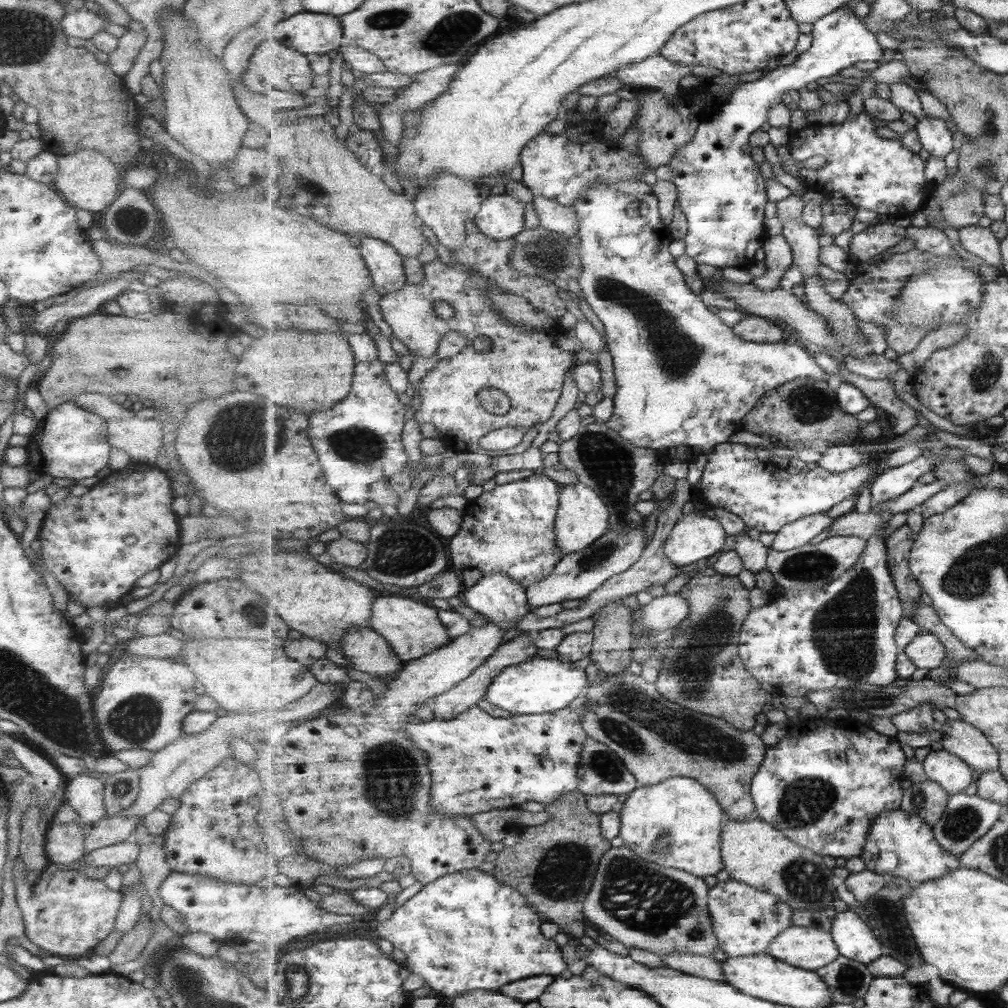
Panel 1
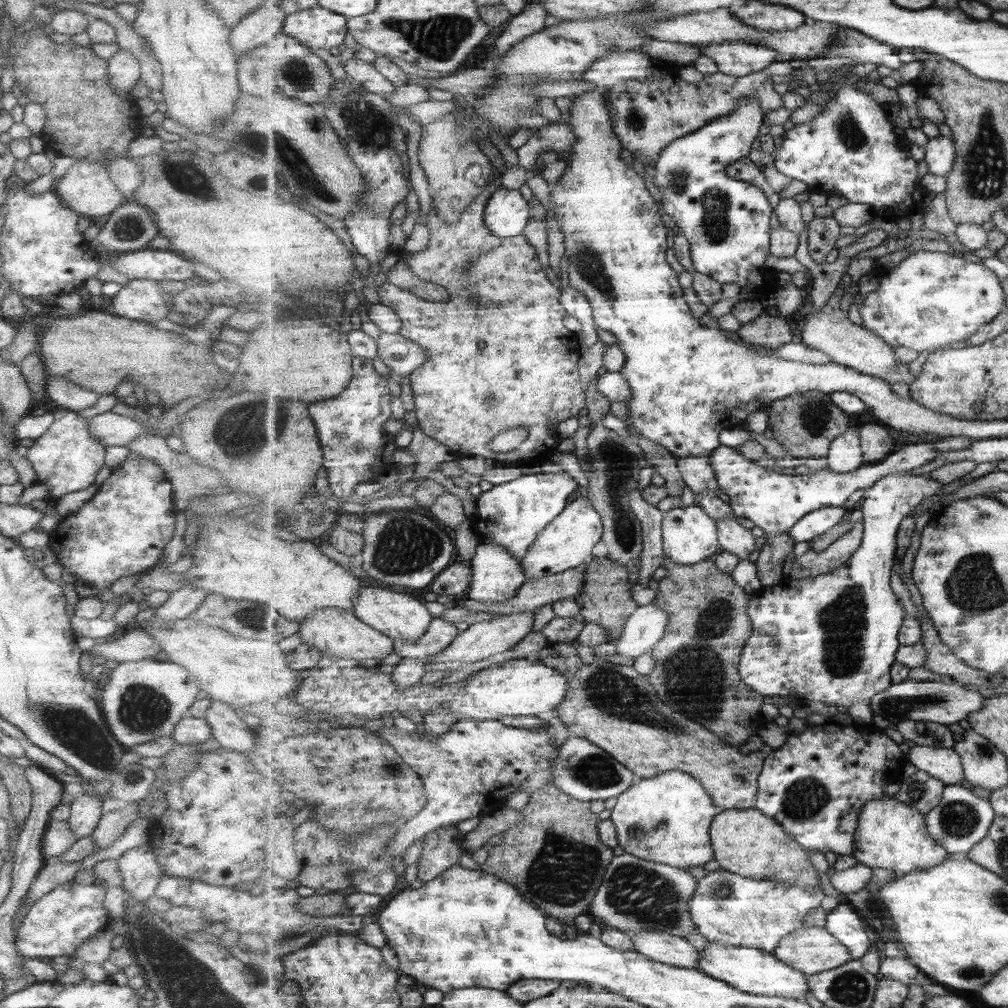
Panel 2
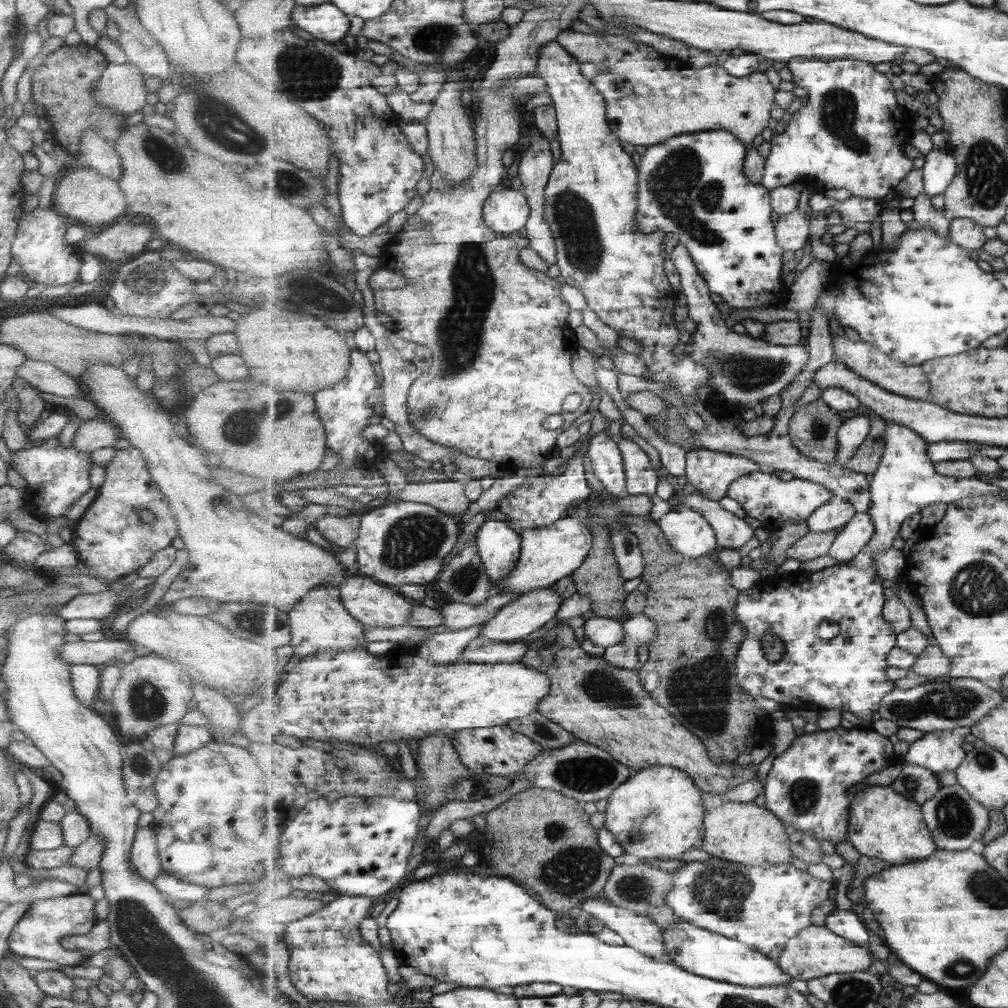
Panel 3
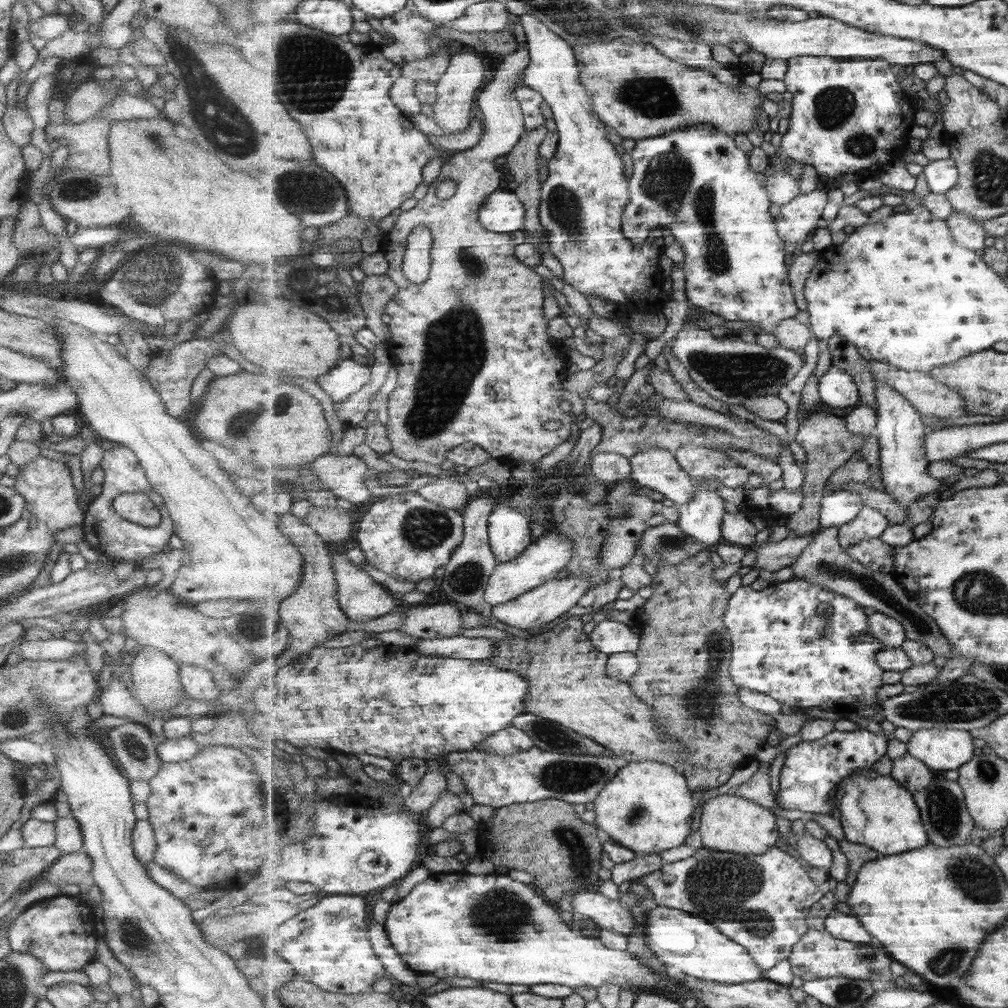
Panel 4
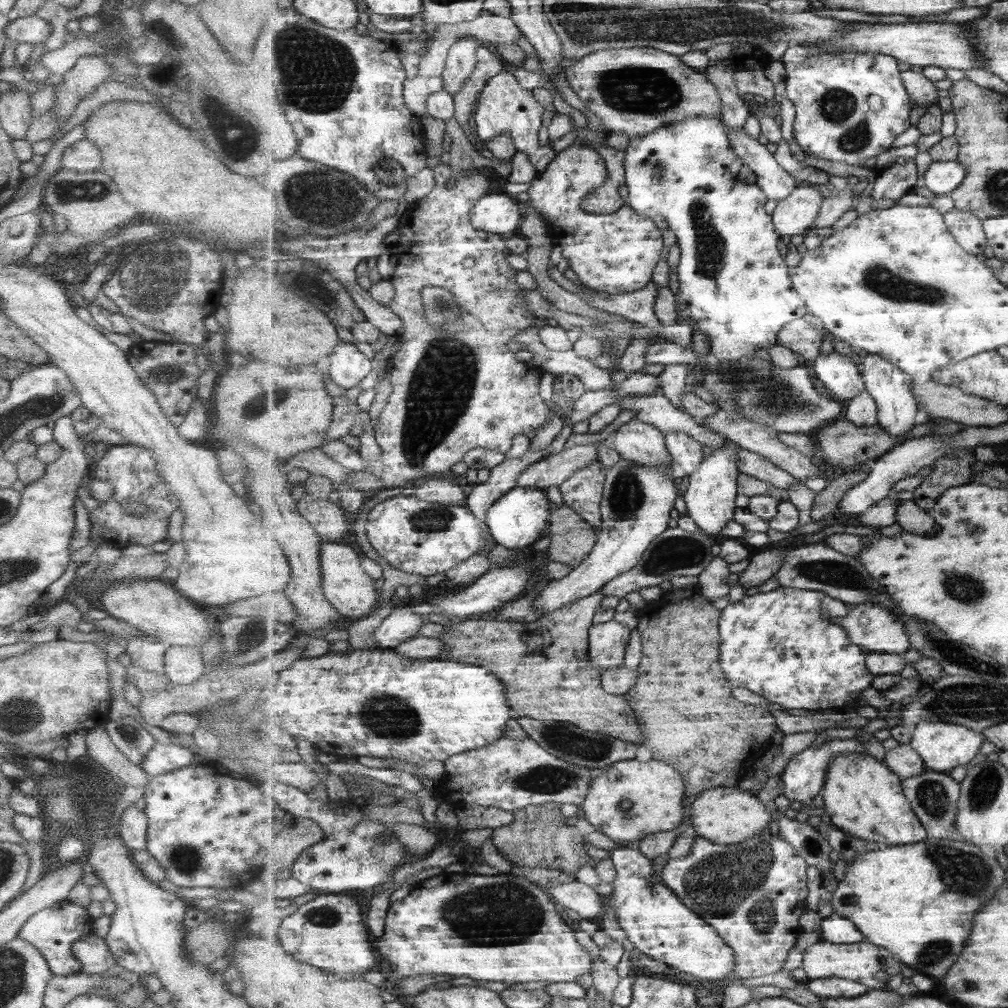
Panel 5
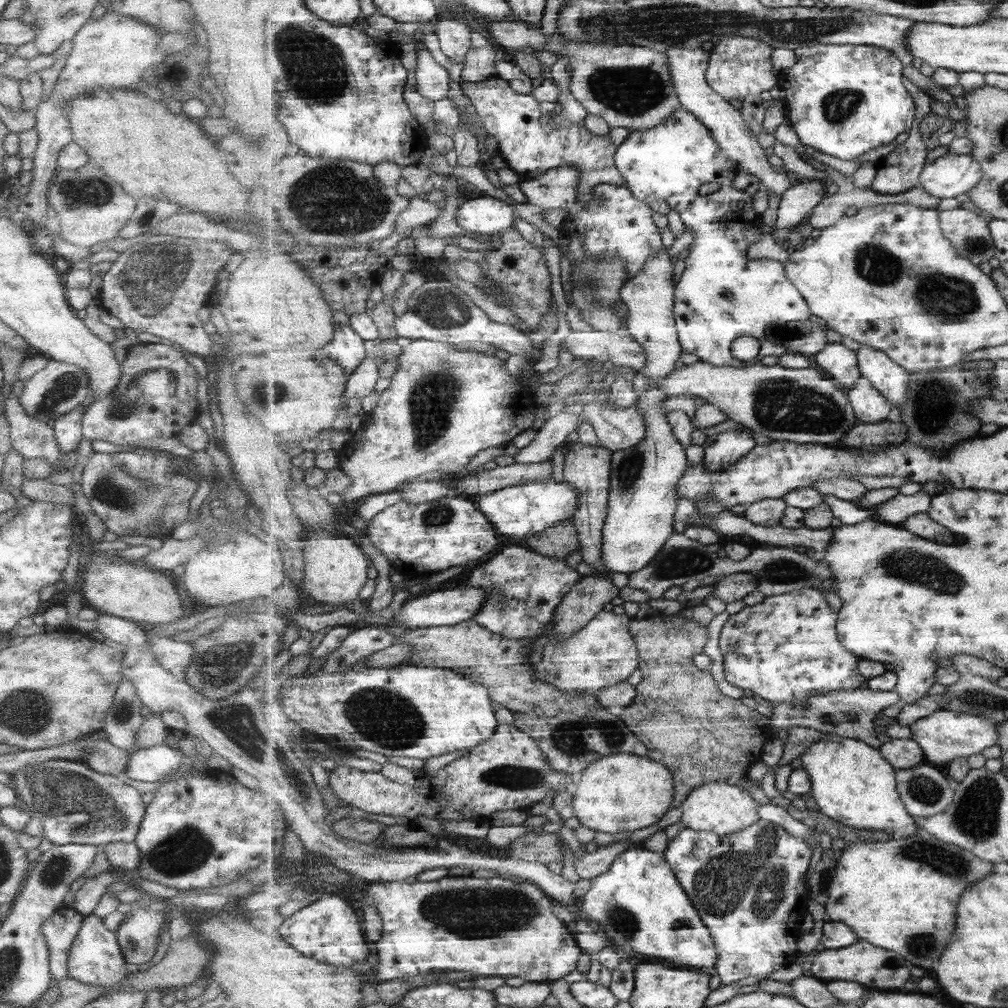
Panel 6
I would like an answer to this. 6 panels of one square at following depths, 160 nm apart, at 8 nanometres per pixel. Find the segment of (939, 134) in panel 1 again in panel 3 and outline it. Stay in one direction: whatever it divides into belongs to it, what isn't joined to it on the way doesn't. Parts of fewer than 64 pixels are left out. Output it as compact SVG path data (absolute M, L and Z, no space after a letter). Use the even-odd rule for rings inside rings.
M935 147L929 154L924 155L925 190L928 196L944 194L949 185L958 175L959 165L956 156L949 154L947 150Z

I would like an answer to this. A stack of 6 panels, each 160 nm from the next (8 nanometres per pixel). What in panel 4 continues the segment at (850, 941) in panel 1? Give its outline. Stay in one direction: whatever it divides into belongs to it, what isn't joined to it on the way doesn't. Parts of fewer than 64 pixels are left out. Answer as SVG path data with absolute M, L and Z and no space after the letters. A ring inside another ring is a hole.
M846 908L835 910L826 920L826 929L843 940L857 944L869 944L873 936L861 924L859 917L853 916Z

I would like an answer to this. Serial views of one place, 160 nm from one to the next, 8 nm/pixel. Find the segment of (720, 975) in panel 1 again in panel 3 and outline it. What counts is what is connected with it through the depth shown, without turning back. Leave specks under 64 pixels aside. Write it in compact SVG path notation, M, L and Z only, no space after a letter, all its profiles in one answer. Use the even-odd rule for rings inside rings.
M603 896L586 900L581 909L595 919L599 919L607 928L618 932L624 938L625 945L637 949L641 954L653 957L657 962L670 962L672 960L666 949L664 928L657 926L651 918L639 916L639 914L623 907L615 907L615 904L611 904Z

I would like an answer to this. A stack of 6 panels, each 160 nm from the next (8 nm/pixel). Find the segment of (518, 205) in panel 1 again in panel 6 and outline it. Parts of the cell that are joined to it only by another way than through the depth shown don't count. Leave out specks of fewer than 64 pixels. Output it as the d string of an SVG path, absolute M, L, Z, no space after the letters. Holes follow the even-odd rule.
M482 194L467 198L456 213L457 224L467 234L495 235L514 226L516 211L506 198Z

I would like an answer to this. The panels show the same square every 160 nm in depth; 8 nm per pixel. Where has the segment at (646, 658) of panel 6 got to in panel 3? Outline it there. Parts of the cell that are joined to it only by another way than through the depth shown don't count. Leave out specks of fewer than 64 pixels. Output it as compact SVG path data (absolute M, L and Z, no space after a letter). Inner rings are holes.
M621 510L622 516L619 519L619 522L623 521L640 538L640 547L646 560L646 569L642 579L649 585L649 587L646 591L647 605L643 609L643 613L645 613L649 618L652 618L658 626L658 635L648 646L650 648L649 660L639 669L643 686L654 696L654 699L658 701L659 704L663 704L665 708L671 708L671 712L675 712L675 716L679 716L679 720L683 720L683 724L687 724L687 728L690 728L697 736L700 736L703 739L709 754L719 764L723 764L727 761L735 761L739 754L750 752L750 750L753 750L756 746L765 746L772 743L772 724L774 723L774 720L768 717L769 712L758 703L758 700L753 695L745 692L745 689L739 682L738 672L736 671L738 652L740 646L742 646L742 642L746 639L748 632L746 631L746 626L738 619L738 614L735 612L735 609L738 606L740 590L735 588L733 583L731 583L731 571L720 561L716 553L707 554L701 558L685 558L668 543L667 536L665 536L663 529L657 522L649 522L644 517L623 513L623 510Z

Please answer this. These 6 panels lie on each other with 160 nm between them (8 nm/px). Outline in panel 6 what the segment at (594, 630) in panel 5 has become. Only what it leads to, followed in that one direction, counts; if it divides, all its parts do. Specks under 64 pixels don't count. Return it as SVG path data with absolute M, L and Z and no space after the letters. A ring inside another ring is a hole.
M600 612L583 630L565 640L552 636L536 637L530 663L536 675L570 695L597 694L602 688L626 681L642 664L634 636L630 633L632 618L624 613Z

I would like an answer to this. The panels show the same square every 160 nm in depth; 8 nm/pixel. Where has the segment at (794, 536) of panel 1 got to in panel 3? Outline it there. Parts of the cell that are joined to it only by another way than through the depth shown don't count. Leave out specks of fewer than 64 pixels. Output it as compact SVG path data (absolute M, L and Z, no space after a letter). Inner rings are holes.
M834 495L806 521L810 532L829 532L839 526L844 527L856 514L856 508L850 502Z

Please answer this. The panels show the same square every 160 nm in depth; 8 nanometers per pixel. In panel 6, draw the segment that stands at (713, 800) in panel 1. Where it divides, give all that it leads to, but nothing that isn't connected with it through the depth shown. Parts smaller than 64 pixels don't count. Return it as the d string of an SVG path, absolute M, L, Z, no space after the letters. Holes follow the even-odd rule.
M612 754L597 760L576 777L572 787L574 816L584 826L597 832L632 833L647 826L656 826L671 810L675 795L673 772L666 764L648 756Z

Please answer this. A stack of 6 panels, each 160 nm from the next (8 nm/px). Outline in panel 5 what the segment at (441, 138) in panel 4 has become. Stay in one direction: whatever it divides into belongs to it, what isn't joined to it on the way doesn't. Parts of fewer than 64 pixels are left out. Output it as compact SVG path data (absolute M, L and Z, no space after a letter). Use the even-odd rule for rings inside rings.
M507 67L505 70L497 71L481 92L474 112L474 124L478 137L483 141L488 141L503 133L511 133L517 150L526 152L537 174L541 174L546 171L558 153L553 150L550 139L545 145L539 144L543 112L545 108L542 102L537 100L533 91L523 88L523 85L513 76L511 68Z

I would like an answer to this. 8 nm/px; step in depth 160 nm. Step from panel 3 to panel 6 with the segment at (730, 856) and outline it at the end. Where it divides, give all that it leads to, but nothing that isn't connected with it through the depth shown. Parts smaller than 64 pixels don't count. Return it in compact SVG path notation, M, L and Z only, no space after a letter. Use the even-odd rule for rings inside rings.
M723 782L706 783L695 787L695 791L687 796L687 801L681 805L682 818L685 826L701 832L715 832L719 836L733 835L744 828L753 826L762 818L759 816L759 804L746 789L738 785Z

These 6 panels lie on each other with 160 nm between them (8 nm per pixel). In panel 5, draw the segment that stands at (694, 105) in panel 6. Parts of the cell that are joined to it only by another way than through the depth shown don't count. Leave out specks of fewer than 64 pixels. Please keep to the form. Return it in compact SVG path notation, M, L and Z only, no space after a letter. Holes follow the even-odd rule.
M728 130L732 147L745 166L758 176L756 182L771 200L785 200L798 187L798 182L775 160L766 144L745 134L745 130Z

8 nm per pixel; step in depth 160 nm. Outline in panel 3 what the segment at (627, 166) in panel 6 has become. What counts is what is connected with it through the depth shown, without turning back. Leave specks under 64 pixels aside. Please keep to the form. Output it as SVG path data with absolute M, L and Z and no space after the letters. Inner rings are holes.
M708 129L707 131L681 134L661 144L647 146L644 155L641 157L641 163L639 163L640 212L636 216L636 225L638 226L638 231L643 231L644 233L663 231L675 234L679 242L688 248L700 274L708 282L711 293L721 296L722 302L727 306L731 306L732 309L781 307L787 291L787 285L781 279L783 278L785 250L781 248L781 245L778 243L778 237L776 236L776 224L773 224L773 204L770 190L762 184L751 182L743 174L748 147L735 133L729 132L727 129Z

